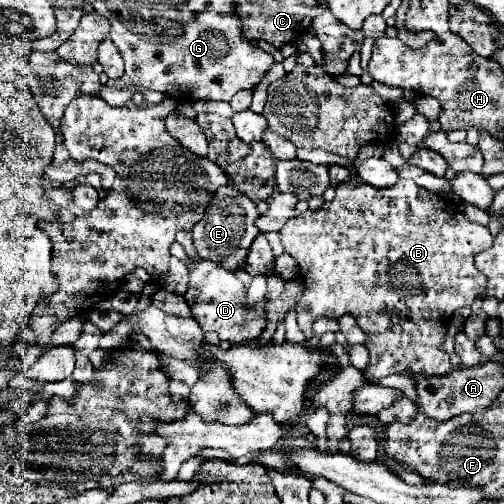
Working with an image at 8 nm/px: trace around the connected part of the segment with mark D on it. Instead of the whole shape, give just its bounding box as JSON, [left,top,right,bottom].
[185,260,265,344]

